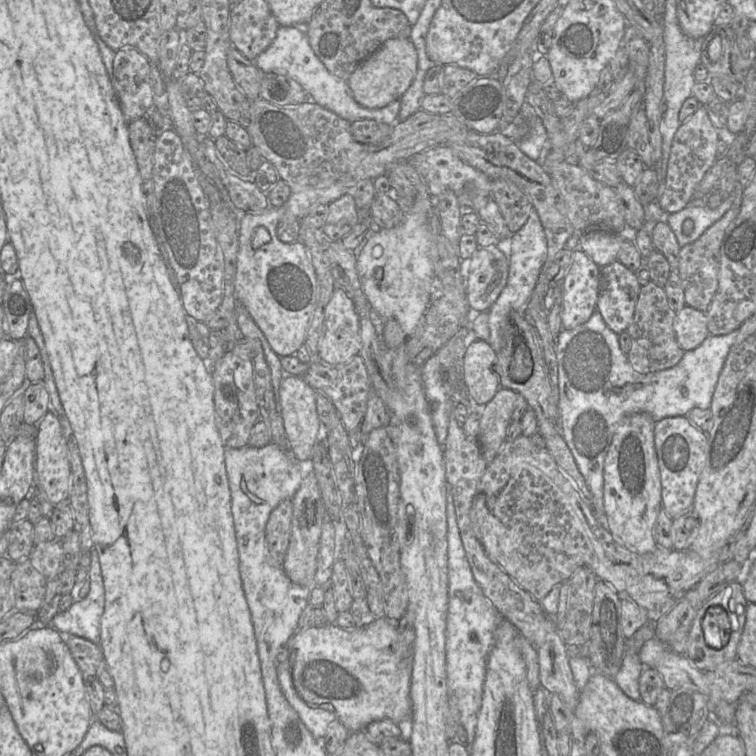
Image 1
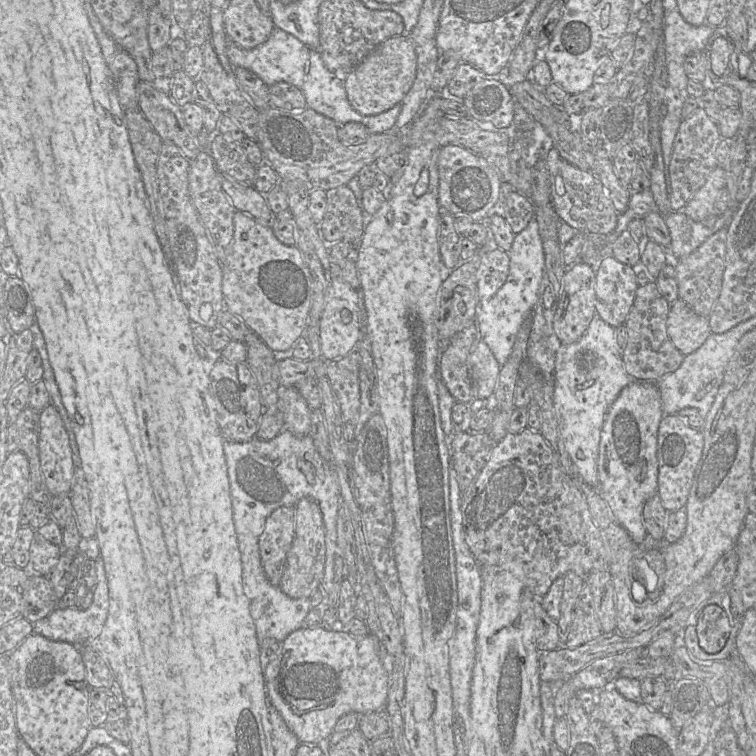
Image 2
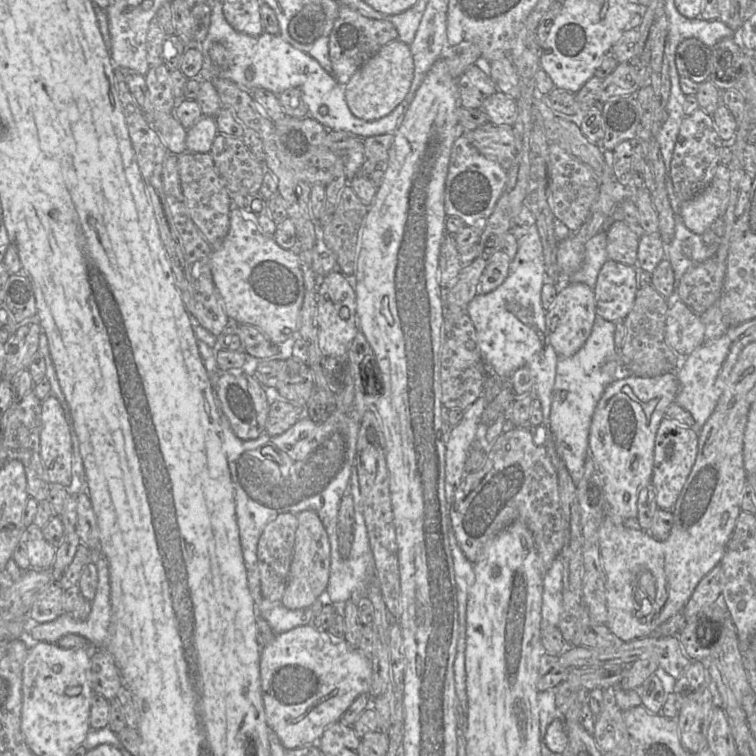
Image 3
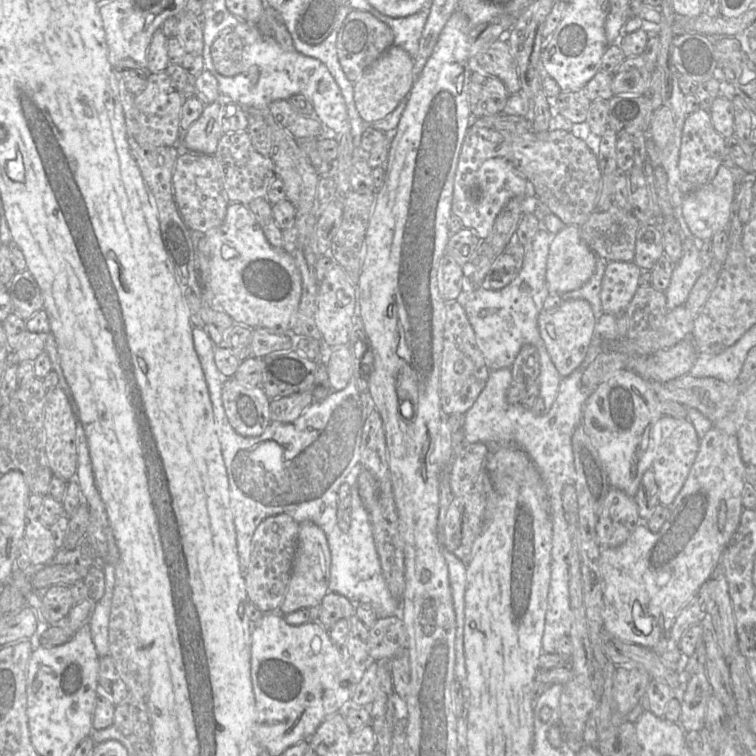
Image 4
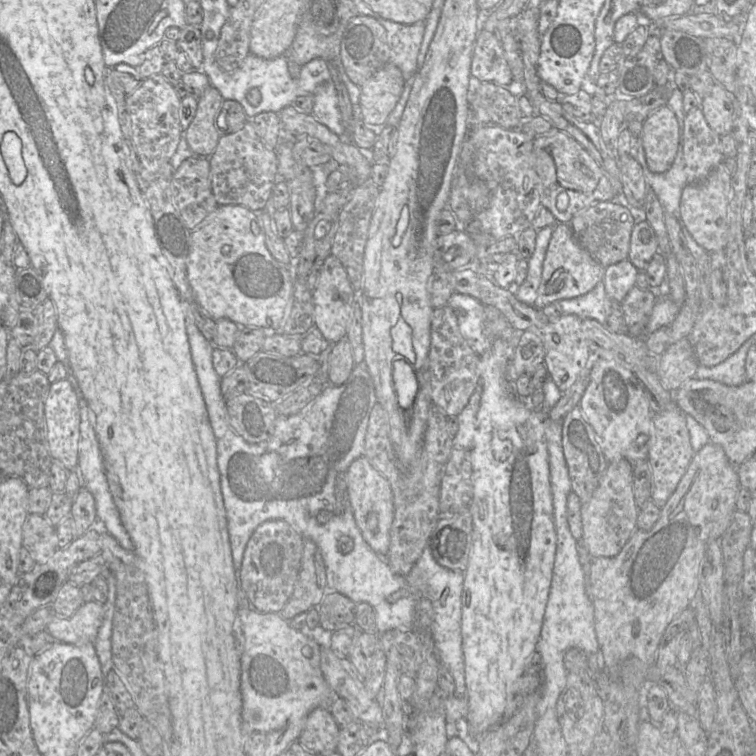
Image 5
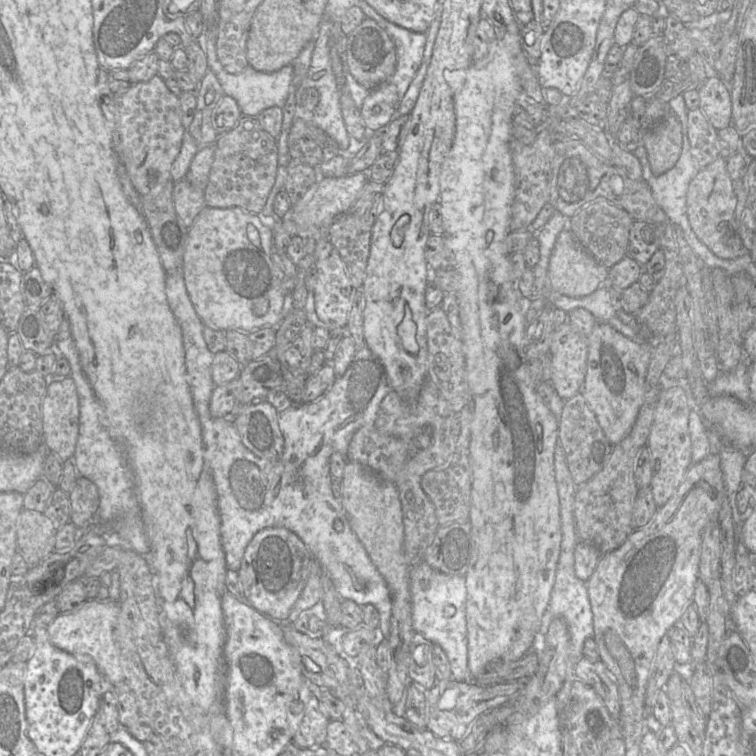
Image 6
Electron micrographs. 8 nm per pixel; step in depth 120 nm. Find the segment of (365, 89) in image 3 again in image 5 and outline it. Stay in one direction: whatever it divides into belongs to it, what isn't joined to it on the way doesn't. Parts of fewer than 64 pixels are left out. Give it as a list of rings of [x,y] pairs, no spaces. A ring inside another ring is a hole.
[[[388,62],[361,87],[360,108],[365,125],[384,126],[399,101],[405,81],[401,70]]]

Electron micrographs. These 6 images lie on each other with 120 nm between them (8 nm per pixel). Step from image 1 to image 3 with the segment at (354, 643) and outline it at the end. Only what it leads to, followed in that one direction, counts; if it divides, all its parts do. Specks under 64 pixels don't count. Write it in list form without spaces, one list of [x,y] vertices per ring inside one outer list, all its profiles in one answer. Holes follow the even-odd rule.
[[[307,624],[295,627],[289,631],[276,634],[272,642],[261,649],[260,652],[260,684],[261,697],[265,710],[266,722],[269,731],[273,731],[279,738],[282,746],[288,751],[297,748],[306,748],[314,746],[315,740],[320,740],[324,731],[335,722],[338,722],[342,714],[350,707],[354,700],[361,694],[370,695],[371,681],[372,681],[372,666],[371,659],[365,656],[357,648],[350,646],[346,640],[336,639],[330,635],[328,631],[320,630],[312,624]]]

